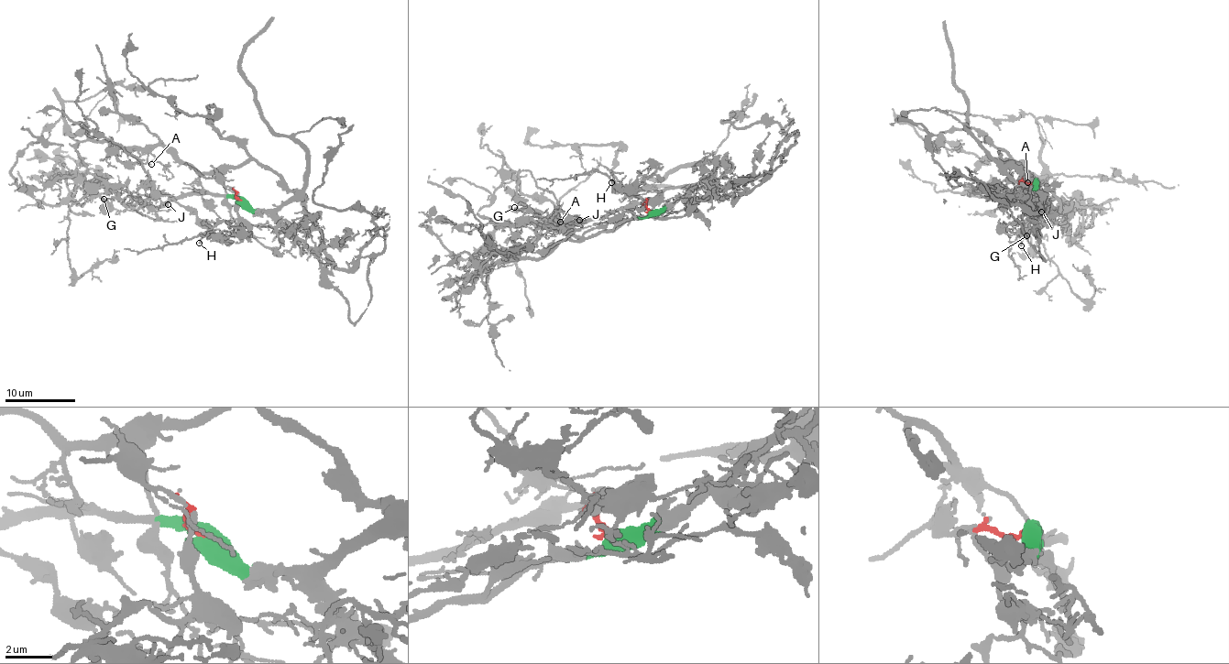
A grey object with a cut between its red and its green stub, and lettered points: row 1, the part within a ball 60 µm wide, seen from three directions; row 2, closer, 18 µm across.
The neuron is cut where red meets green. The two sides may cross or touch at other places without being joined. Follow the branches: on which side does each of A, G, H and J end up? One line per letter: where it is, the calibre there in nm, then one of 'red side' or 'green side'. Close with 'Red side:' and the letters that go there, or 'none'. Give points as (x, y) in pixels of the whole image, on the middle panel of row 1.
A: place (560, 222); calibre 150 nm; green side
G: place (514, 207); calibre 90 nm; green side
H: place (611, 182); calibre 140 nm; red side
J: place (579, 220); calibre 160 nm; green side
Red side: H

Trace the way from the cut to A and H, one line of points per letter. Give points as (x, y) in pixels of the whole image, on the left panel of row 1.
A: (241, 201), (226, 191), (219, 174), (197, 173), (160, 146), (148, 155), (151, 164)
H: (241, 201), (236, 193), (235, 223), (229, 225), (218, 223), (199, 244)

